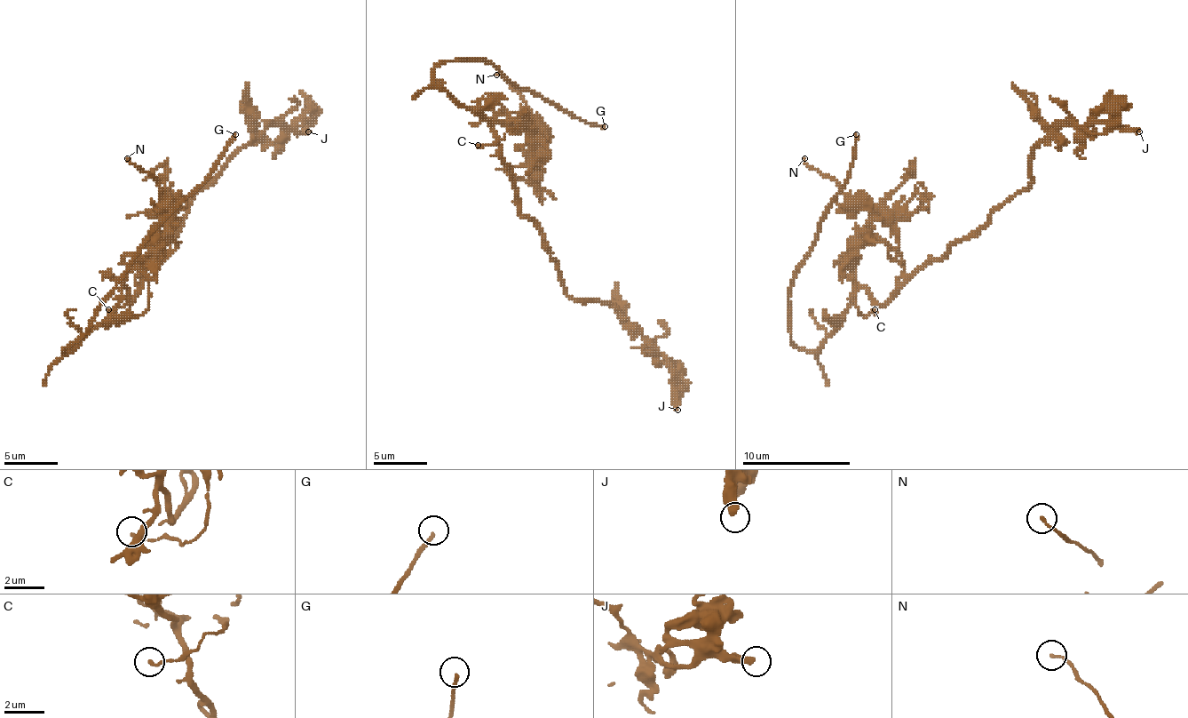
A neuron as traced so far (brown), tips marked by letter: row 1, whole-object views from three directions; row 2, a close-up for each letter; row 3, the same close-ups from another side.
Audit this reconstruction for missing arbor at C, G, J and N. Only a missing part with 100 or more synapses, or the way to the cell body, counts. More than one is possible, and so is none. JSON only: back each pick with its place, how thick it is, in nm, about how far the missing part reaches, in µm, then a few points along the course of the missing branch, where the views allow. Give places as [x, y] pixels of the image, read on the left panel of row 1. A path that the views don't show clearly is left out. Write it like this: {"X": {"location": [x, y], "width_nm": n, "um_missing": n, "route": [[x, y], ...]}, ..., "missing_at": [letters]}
{"G": {"location": [235, 134], "width_nm": 160, "um_missing": 30}, "missing_at": ["G"]}

